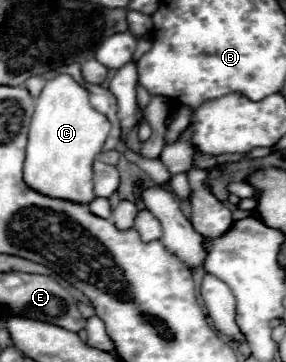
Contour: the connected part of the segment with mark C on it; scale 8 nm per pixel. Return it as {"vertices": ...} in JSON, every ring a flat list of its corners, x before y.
{"vertices":[[62,73,46,81,36,99,36,111,28,133,24,165,24,179,28,187,42,191,42,195,90,203,96,197,92,191,92,163,102,151,108,131,108,119,90,105,90,93,70,75]]}

